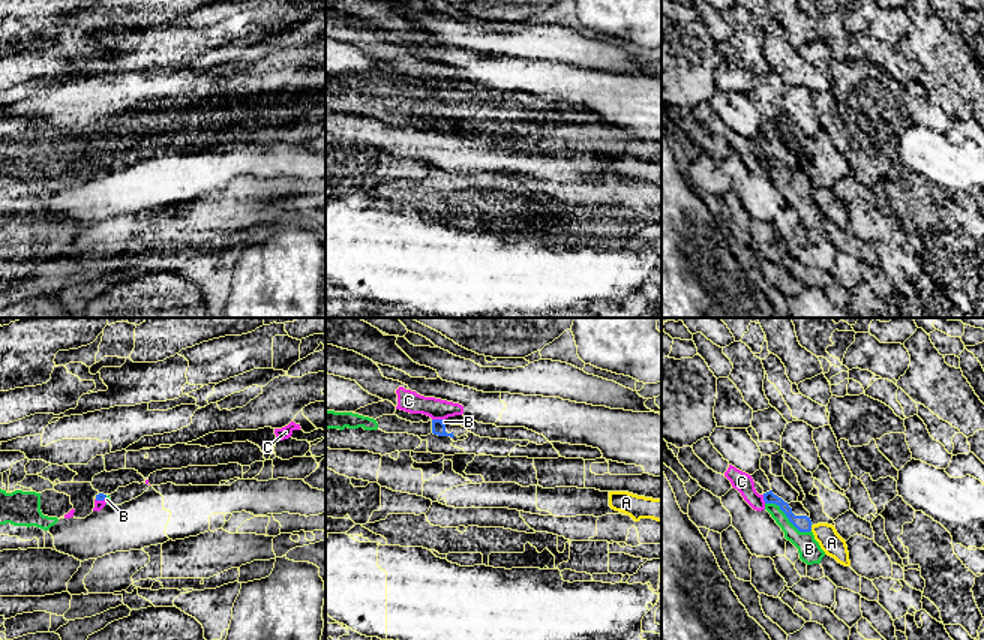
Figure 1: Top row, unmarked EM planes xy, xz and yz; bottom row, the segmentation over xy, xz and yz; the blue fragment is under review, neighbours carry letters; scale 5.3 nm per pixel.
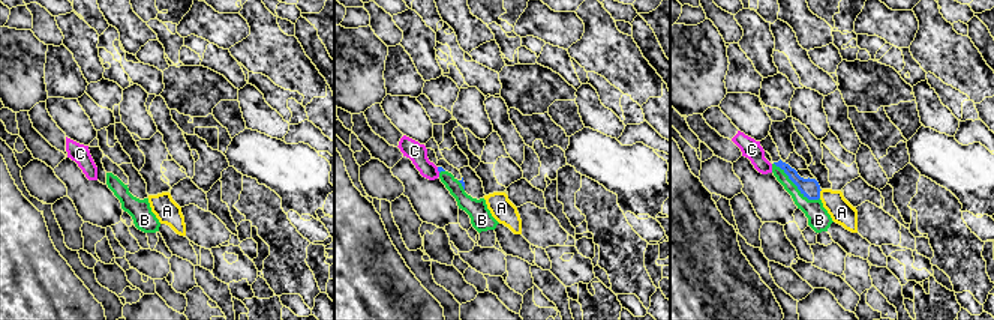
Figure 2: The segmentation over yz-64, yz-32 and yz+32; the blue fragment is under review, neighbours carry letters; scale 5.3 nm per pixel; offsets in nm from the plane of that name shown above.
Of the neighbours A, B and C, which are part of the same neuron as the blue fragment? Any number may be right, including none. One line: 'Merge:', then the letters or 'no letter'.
Merge: B

